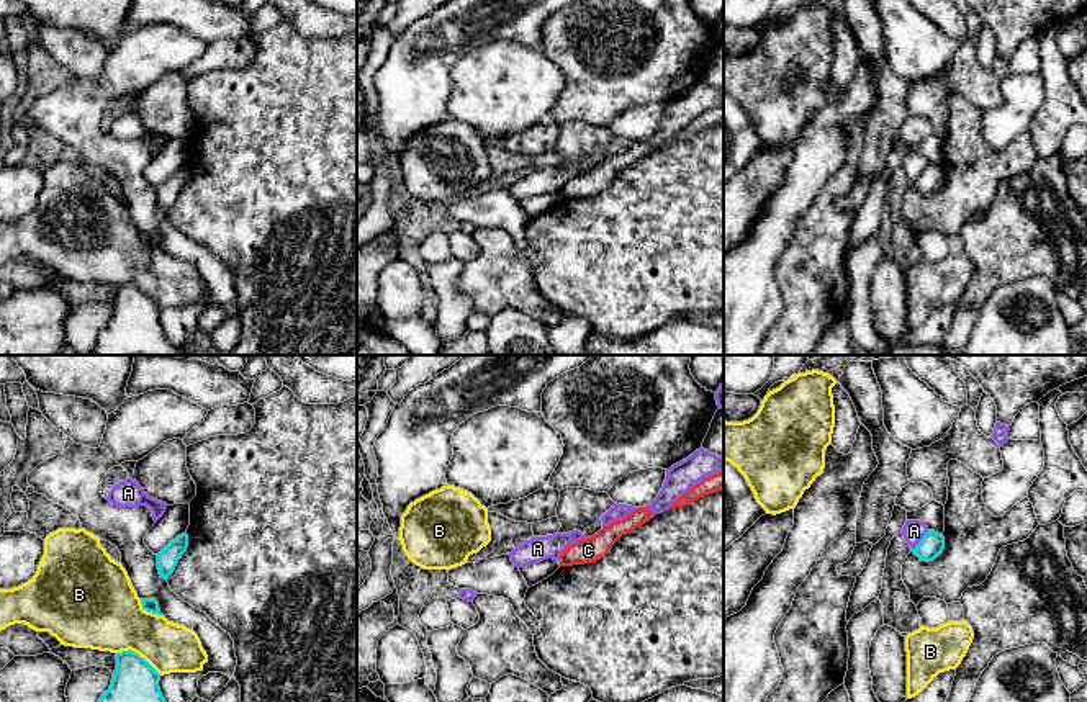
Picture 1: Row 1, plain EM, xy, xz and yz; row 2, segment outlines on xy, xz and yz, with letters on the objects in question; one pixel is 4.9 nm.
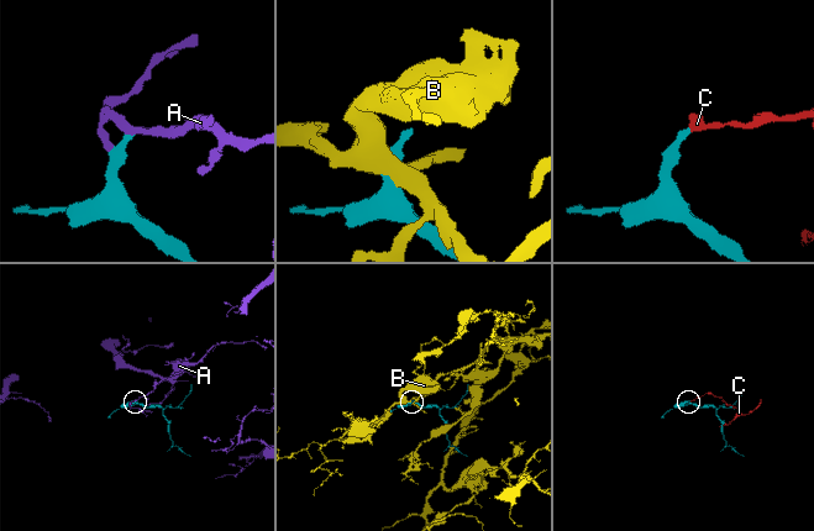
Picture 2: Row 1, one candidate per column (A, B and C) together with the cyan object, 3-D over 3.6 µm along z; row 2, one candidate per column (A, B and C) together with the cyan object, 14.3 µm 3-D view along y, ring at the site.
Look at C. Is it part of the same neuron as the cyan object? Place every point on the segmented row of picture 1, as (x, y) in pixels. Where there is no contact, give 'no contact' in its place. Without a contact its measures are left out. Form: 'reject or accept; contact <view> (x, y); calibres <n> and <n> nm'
reject; contact xz (559, 562); calibres 20 and 130 nm

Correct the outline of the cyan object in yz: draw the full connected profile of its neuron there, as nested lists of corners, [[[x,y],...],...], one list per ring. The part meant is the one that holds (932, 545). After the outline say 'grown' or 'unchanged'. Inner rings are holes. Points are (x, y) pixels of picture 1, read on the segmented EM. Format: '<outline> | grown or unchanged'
[[[928,530],[923,538],[918,542],[912,551],[922,560],[922,561],[933,561],[938,558],[945,550],[945,537],[943,533],[938,533],[935,530]]] | unchanged

